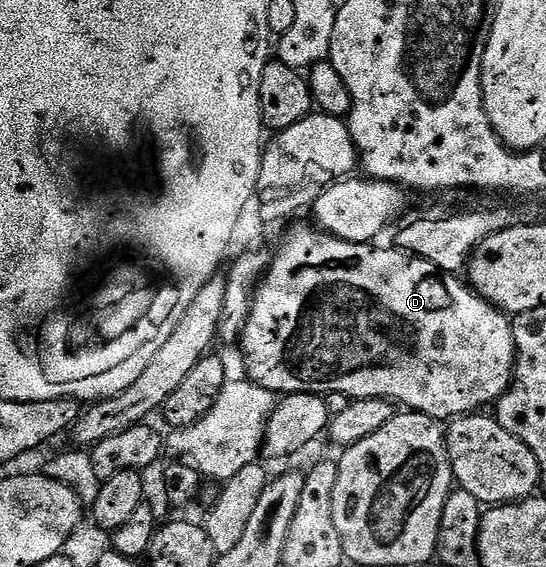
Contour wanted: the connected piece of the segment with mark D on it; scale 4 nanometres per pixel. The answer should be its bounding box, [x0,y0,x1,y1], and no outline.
[241,227,515,422]

